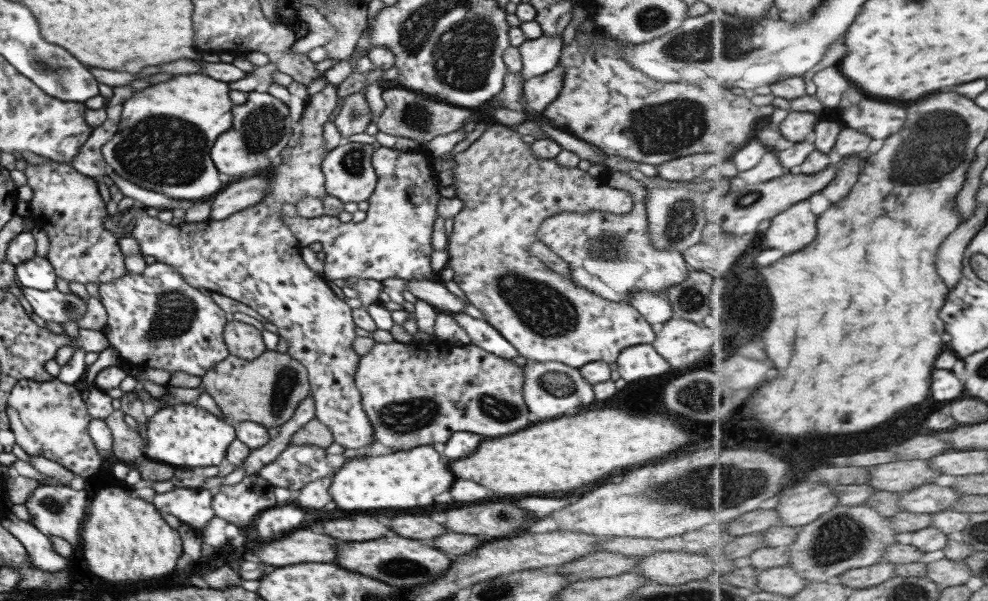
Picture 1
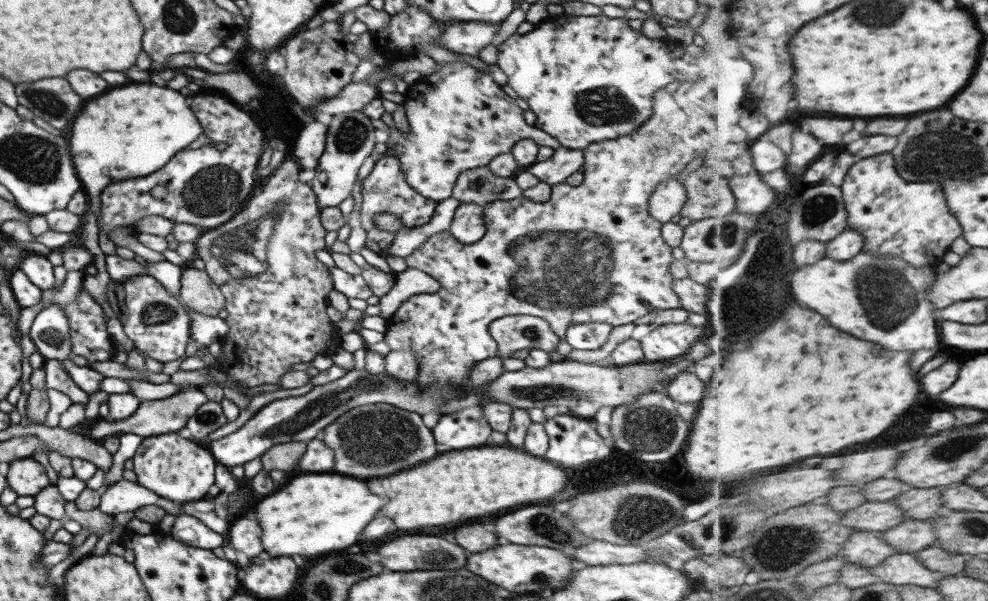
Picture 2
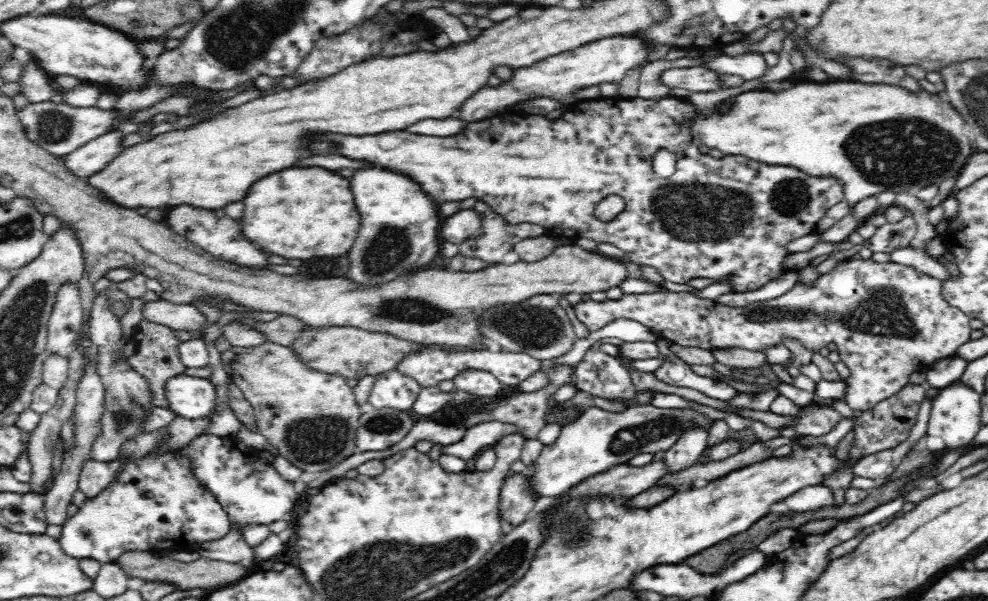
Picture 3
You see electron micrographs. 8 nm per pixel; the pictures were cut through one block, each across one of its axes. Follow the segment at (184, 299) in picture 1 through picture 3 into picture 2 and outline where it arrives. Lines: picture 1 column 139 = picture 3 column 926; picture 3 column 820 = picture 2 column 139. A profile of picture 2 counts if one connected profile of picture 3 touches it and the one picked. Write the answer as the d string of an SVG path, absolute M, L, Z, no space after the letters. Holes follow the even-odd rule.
M144 273L123 280L123 294L127 308L124 332L148 356L166 363L185 356L186 344L191 337L190 315L185 306L173 297L166 287L153 276Z

